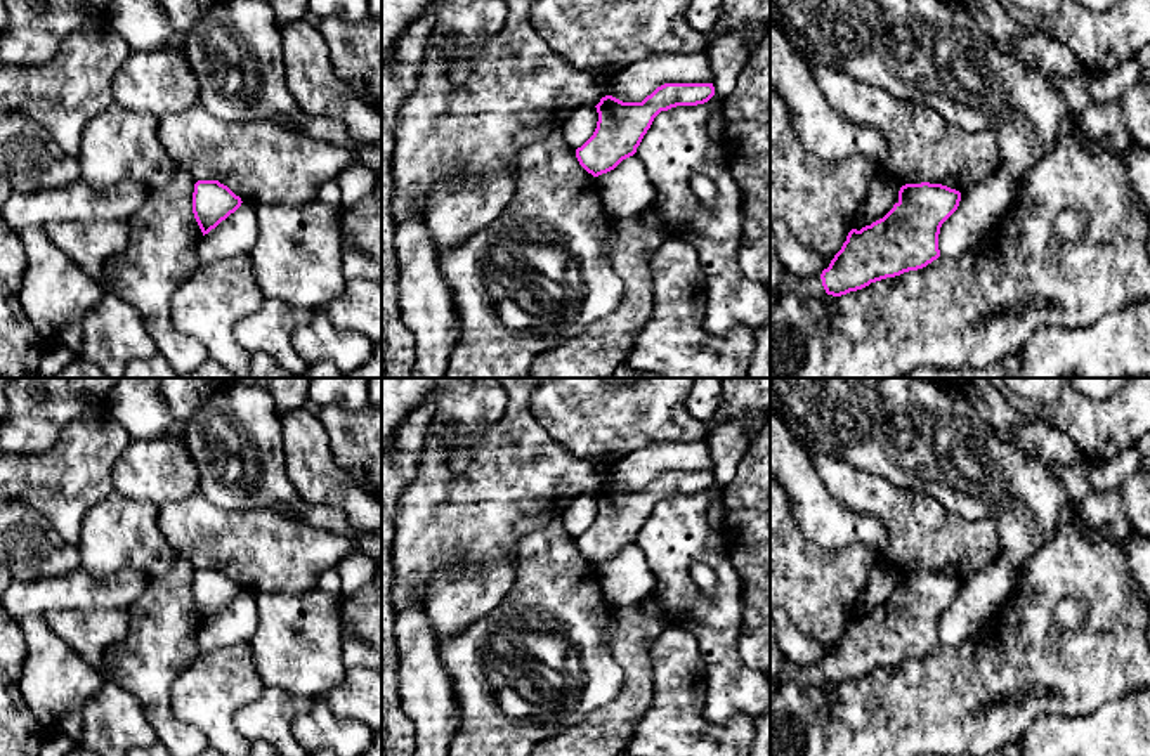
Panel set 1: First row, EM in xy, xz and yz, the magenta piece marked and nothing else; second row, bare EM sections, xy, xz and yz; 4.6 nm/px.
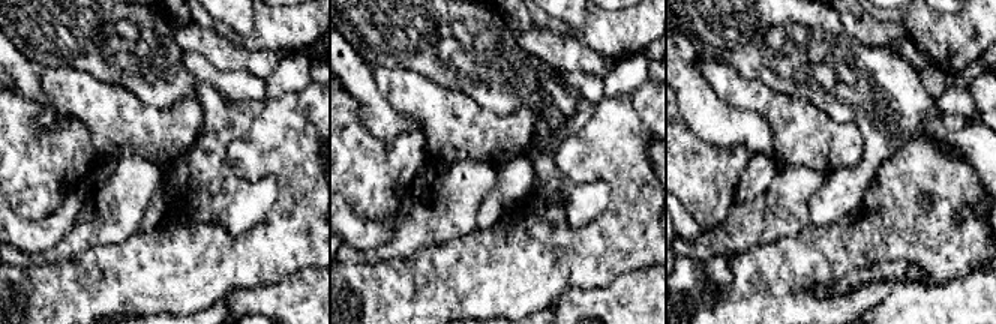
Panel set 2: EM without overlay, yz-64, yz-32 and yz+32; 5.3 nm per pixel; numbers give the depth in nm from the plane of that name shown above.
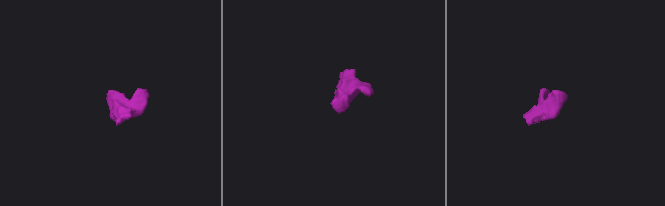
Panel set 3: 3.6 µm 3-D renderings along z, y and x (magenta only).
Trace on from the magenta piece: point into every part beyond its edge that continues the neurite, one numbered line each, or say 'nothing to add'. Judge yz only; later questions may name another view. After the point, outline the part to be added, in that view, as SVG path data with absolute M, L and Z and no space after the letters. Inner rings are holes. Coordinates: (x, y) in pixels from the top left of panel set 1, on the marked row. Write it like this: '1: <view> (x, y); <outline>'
1: yz (812, 286); M782 270L779 286L779 293L794 293L798 297L812 297L815 300L822 300L826 295L826 290L822 286L820 277L796 277L786 270Z

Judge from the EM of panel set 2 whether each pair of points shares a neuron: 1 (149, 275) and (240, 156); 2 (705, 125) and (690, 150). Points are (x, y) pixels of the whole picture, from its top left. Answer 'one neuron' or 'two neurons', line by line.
1: one neuron
2: two neurons

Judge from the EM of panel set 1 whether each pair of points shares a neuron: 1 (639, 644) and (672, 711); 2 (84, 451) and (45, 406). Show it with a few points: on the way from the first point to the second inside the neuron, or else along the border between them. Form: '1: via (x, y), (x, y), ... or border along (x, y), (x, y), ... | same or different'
1: border along (663, 632), (651, 649), (651, 704), (644, 711) | different
2: border along (101, 411), (71, 420), (47, 449), (32, 453) | different

